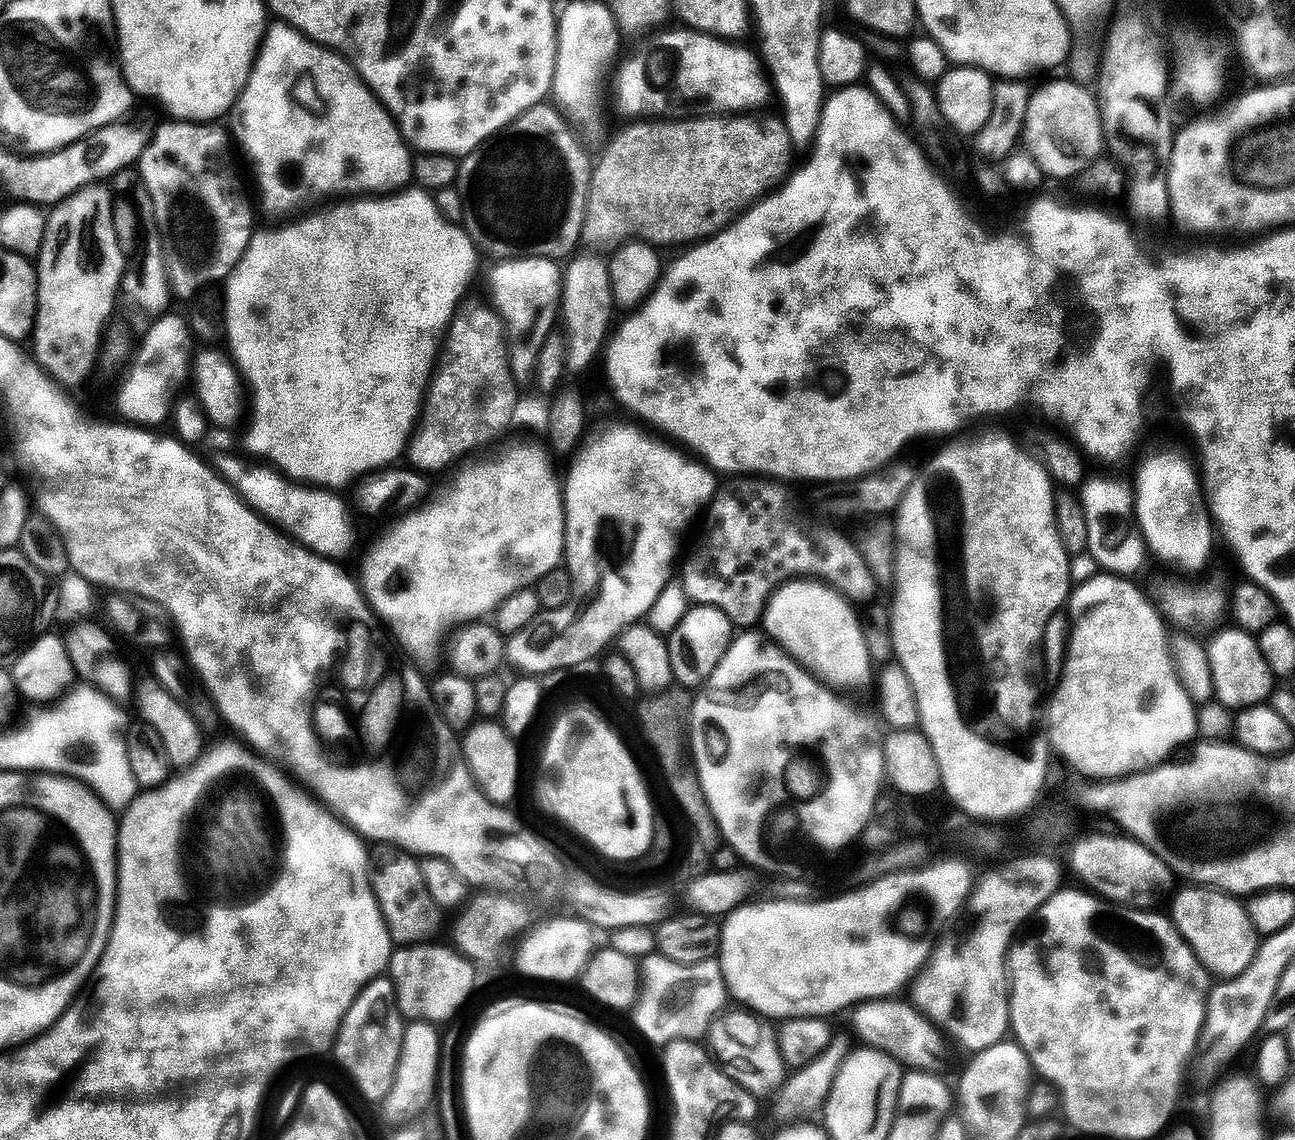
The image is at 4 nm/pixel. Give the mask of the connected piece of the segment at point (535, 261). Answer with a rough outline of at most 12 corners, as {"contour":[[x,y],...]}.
{"contour":[[541,256],[488,276],[510,337],[512,372],[531,381],[558,324],[564,273]]}

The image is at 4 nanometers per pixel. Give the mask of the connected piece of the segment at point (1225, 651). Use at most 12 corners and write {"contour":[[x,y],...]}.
{"contour":[[1228,627],[1207,645],[1215,699],[1255,708],[1278,677],[1259,639]]}

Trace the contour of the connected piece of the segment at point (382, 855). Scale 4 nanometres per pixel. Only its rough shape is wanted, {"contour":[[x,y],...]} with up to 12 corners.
{"contour":[[370,852],[372,892],[393,945],[431,941],[442,912],[420,860]]}

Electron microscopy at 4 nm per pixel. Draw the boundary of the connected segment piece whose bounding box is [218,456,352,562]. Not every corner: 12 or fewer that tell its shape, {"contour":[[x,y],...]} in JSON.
{"contour":[[263,463],[218,471],[301,548],[344,561],[352,524],[339,495]]}

